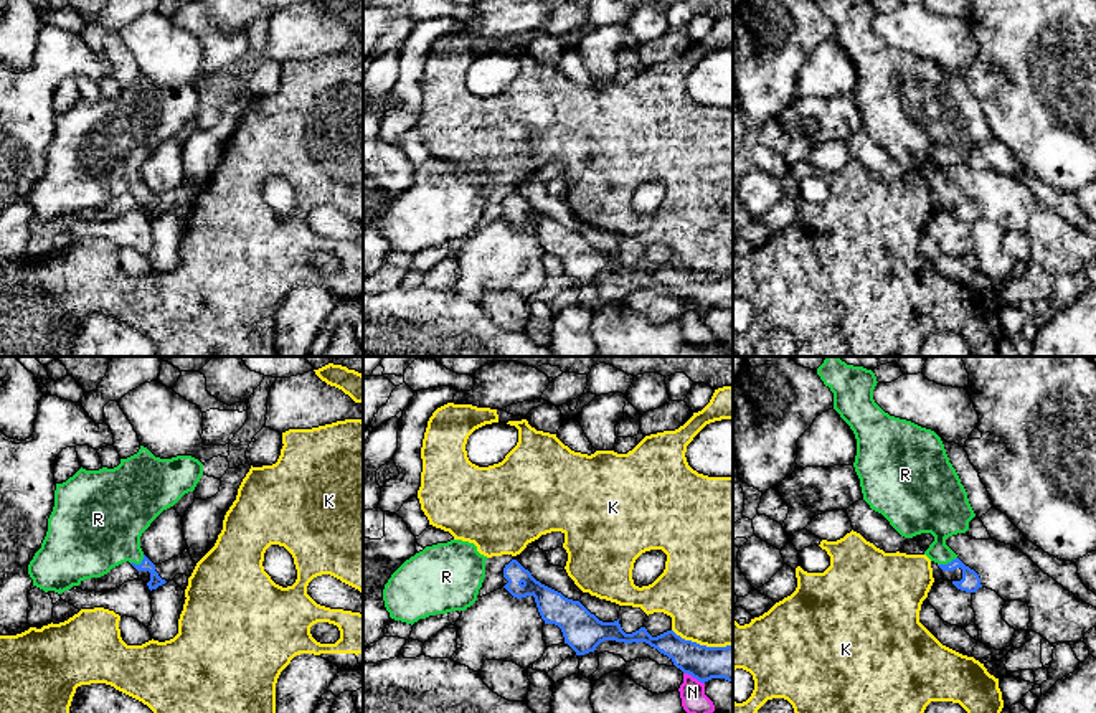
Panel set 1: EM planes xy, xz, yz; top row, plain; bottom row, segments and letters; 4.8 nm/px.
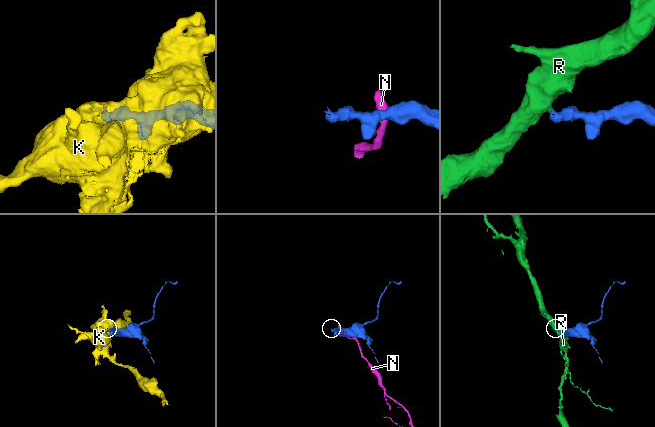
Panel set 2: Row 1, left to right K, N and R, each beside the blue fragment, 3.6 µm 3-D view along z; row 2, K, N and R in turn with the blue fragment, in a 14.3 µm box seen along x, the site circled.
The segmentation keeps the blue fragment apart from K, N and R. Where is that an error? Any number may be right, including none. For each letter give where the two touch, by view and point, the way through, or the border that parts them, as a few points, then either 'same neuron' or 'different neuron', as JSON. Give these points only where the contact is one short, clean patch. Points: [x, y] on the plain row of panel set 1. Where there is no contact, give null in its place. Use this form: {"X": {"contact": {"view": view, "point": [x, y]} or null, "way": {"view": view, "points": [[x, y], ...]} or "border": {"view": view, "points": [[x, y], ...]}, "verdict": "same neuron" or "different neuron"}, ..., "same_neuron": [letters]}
{"K": {"contact": {"view": "xz", "point": [702, 276]}, "verdict": "different neuron"}, "N": {"contact": {"view": "xz", "point": [694, 307]}, "border": {"view": "xz", "points": [[684, 302], [703, 314]]}, "verdict": "different neuron"}, "R": {"contact": {"view": "yz", "point": [948, 193]}, "way": {"view": "yz", "points": [[971, 212], [959, 193], [948, 193], [940, 182], [943, 142]]}, "verdict": "same neuron"}, "same_neuron": ["R"]}

